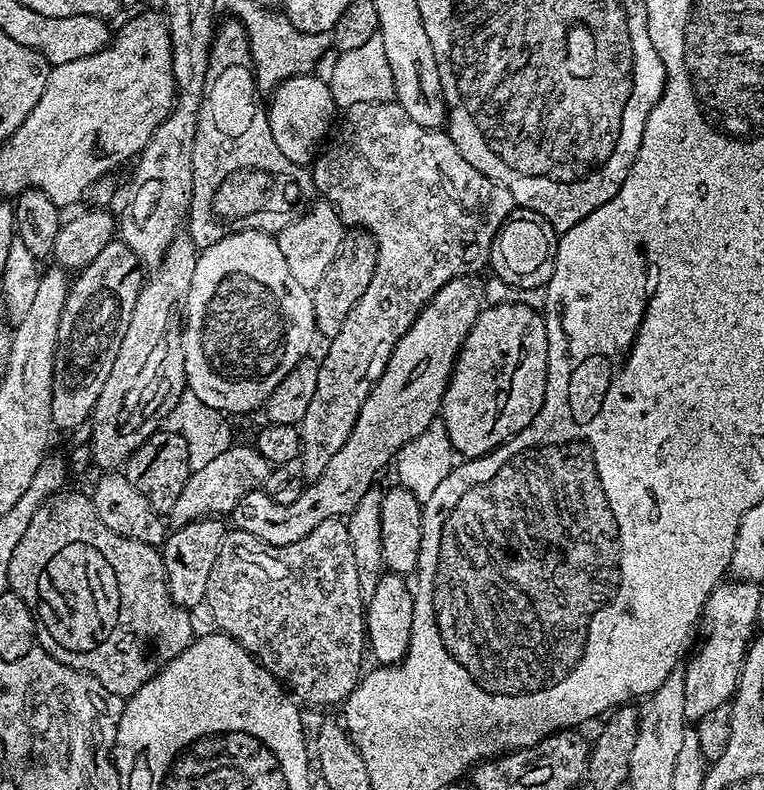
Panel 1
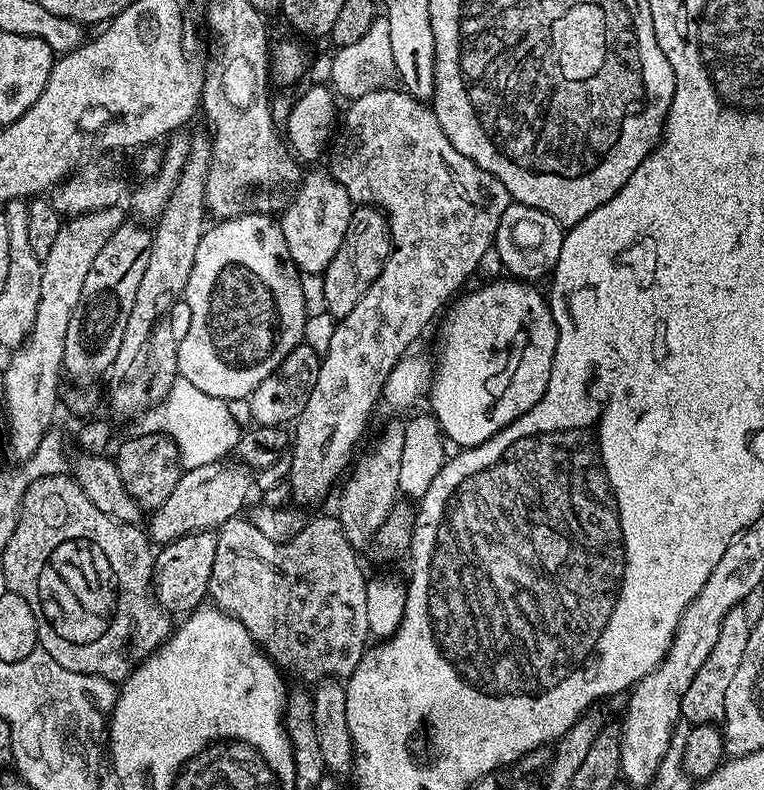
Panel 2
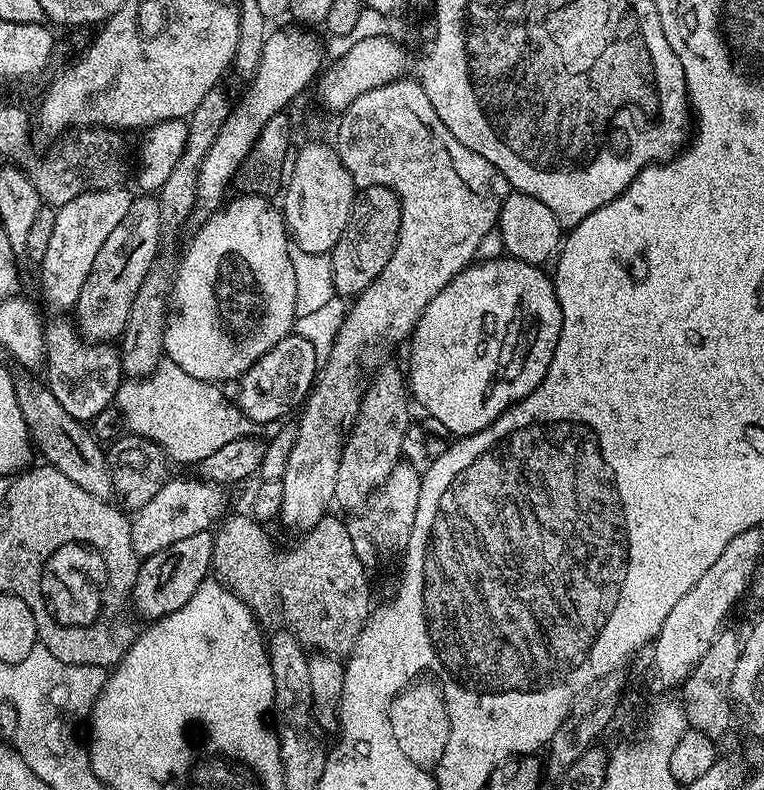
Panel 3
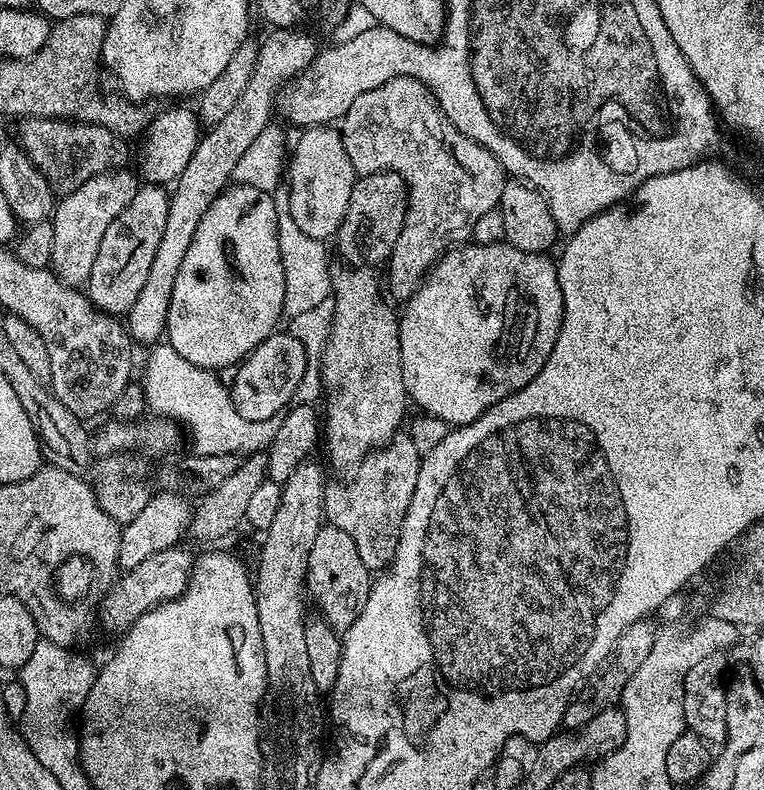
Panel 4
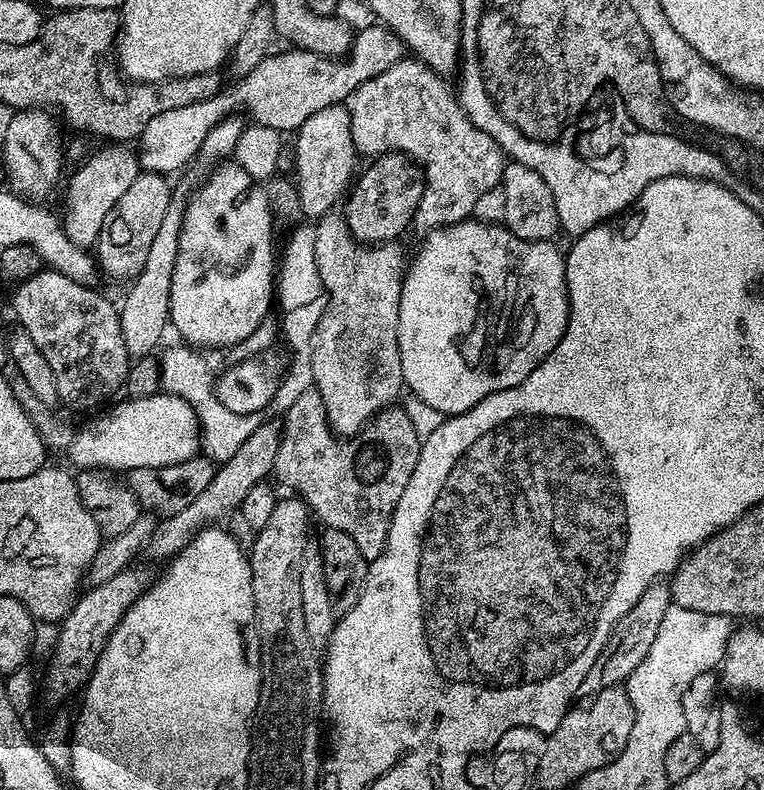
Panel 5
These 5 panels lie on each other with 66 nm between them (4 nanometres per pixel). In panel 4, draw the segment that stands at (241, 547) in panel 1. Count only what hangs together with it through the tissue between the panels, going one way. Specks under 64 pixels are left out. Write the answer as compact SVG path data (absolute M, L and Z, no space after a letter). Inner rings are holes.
M323 523L318 530L318 538L314 538L314 546L308 555L308 573L306 575L306 592L314 603L320 607L319 615L328 621L328 625L337 630L347 630L358 618L358 614L366 606L366 598L372 593L374 580L366 566L362 566L362 558L358 554L358 546L354 546L354 538L346 534L338 526Z

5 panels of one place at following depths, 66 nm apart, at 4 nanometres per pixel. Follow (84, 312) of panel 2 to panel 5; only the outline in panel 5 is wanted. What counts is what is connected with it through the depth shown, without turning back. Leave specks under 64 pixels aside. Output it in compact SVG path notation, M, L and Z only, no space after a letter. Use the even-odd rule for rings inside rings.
M141 171L138 178L134 178L130 190L122 194L108 215L100 237L94 245L94 256L98 261L101 273L113 276L116 280L131 281L144 266L150 255L150 246L160 238L162 232L162 218L166 218L166 210L172 205L174 193L168 185L169 177L154 172Z

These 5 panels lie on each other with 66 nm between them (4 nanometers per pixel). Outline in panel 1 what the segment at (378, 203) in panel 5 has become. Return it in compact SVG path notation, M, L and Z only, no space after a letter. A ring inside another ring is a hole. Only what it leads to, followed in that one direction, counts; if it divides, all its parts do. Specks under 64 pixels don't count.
M363 230L345 231L342 246L338 246L338 254L334 254L334 262L330 262L322 282L311 289L314 322L321 337L330 338L342 330L342 322L346 322L350 310L354 310L354 302L366 294L366 286L370 286L370 278L374 278L375 265L376 240L372 235Z

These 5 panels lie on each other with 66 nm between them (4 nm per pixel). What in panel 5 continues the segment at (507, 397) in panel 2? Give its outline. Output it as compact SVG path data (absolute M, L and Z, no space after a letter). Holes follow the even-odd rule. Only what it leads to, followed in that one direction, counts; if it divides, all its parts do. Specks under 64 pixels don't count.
M469 218L467 220L460 220L456 224L447 224L444 228L433 228L427 233L428 236L424 240L424 245L416 252L416 257L411 257L410 263L407 265L404 273L404 285L402 286L402 294L400 295L400 309L398 310L398 346L400 347L400 357L402 358L402 374L404 375L404 382L409 393L412 393L426 403L427 406L438 410L445 418L449 416L457 416L466 410L470 410L474 406L478 406L478 402L482 402L482 398L486 398L490 394L494 394L498 390L510 390L517 388L522 381L528 377L533 370L539 366L548 355L554 350L554 346L558 346L558 342L564 337L564 331L568 328L568 287L566 286L566 266L564 265L565 253L560 252L560 248L556 242L552 240L527 240L526 238L518 238L518 234L514 234L509 228L504 227L503 223L496 222L496 224L483 224L477 218Z

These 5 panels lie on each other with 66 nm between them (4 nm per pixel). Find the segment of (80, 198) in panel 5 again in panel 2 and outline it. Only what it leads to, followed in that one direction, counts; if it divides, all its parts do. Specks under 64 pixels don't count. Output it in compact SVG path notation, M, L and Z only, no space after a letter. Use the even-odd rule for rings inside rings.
M123 207L103 208L97 212L83 212L61 223L58 238L50 246L50 254L42 261L42 298L38 298L38 314L34 326L21 348L11 353L12 361L4 372L4 412L8 415L8 452L16 462L30 458L56 416L56 395L60 392L60 376L64 367L66 326L70 314L82 298L82 282L98 258L98 250L125 223Z

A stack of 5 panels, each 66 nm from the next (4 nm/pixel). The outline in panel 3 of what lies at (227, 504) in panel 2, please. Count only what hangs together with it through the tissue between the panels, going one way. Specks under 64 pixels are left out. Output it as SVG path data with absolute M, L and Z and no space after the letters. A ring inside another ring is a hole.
M192 476L165 481L158 494L154 494L146 506L135 509L131 517L132 545L136 555L147 558L158 554L158 550L166 550L166 546L174 546L174 542L182 542L182 538L209 531L225 515L224 492L223 487Z

